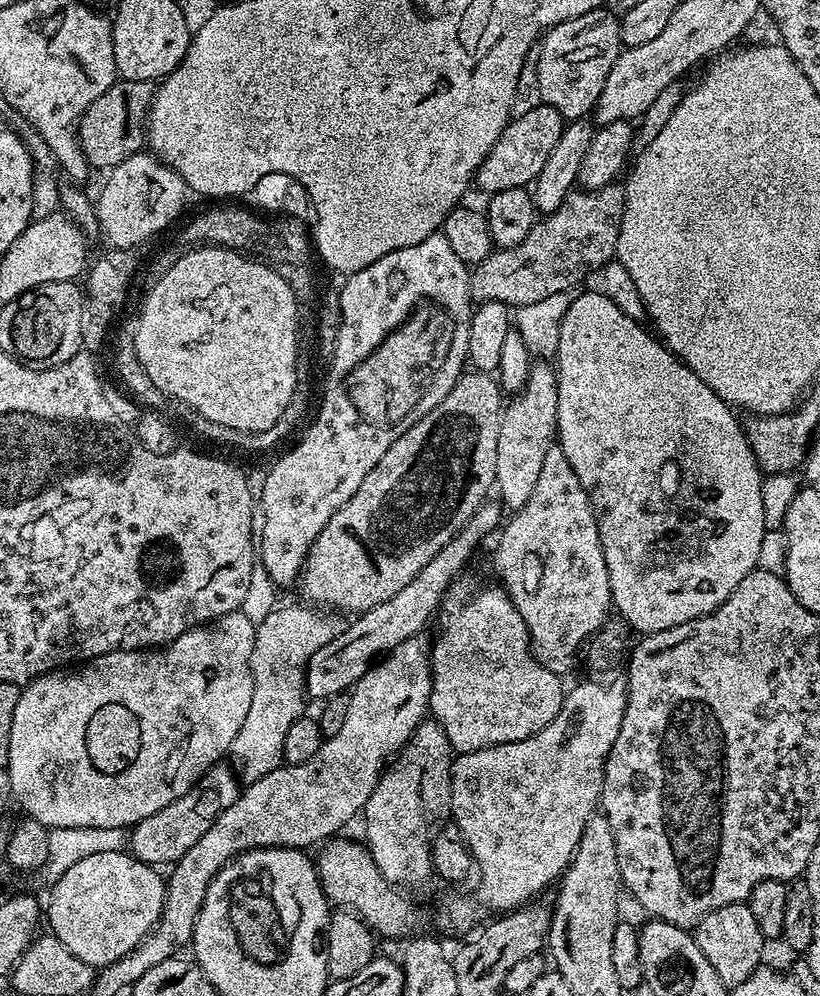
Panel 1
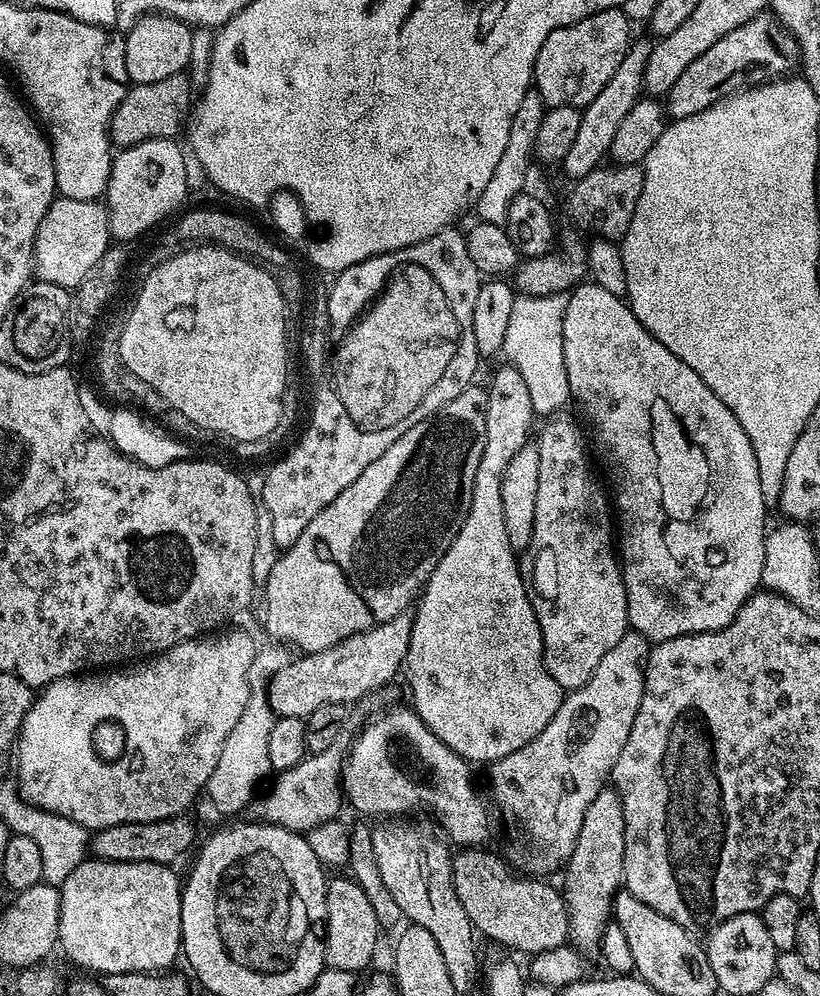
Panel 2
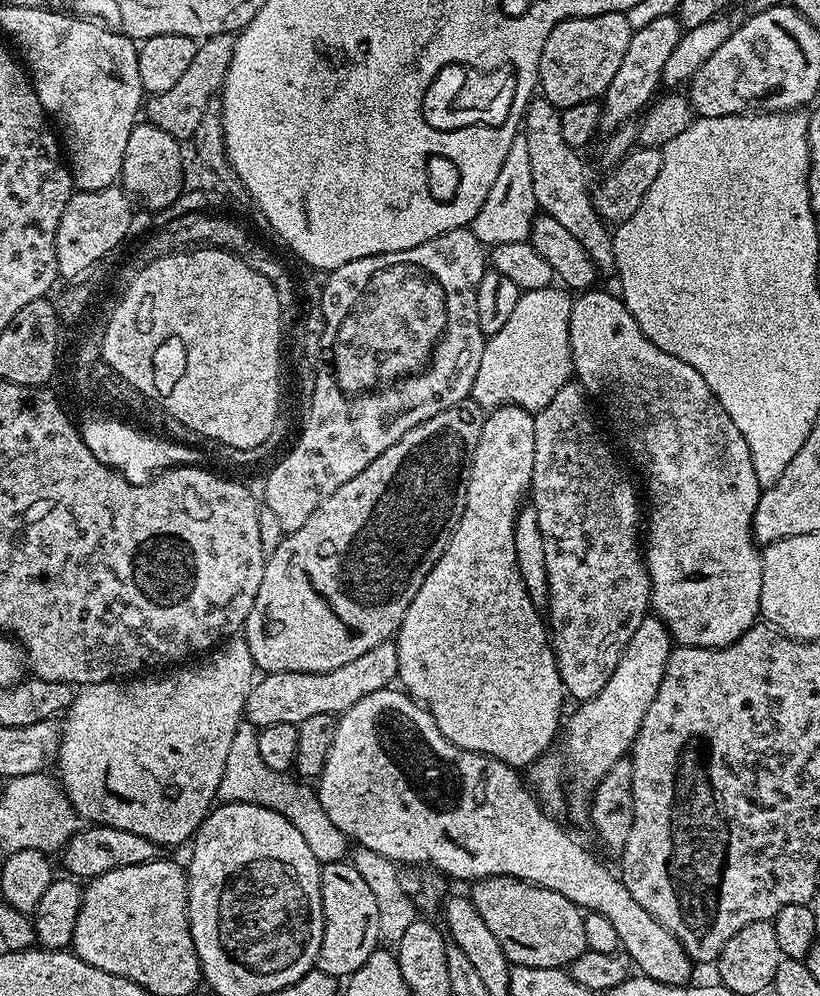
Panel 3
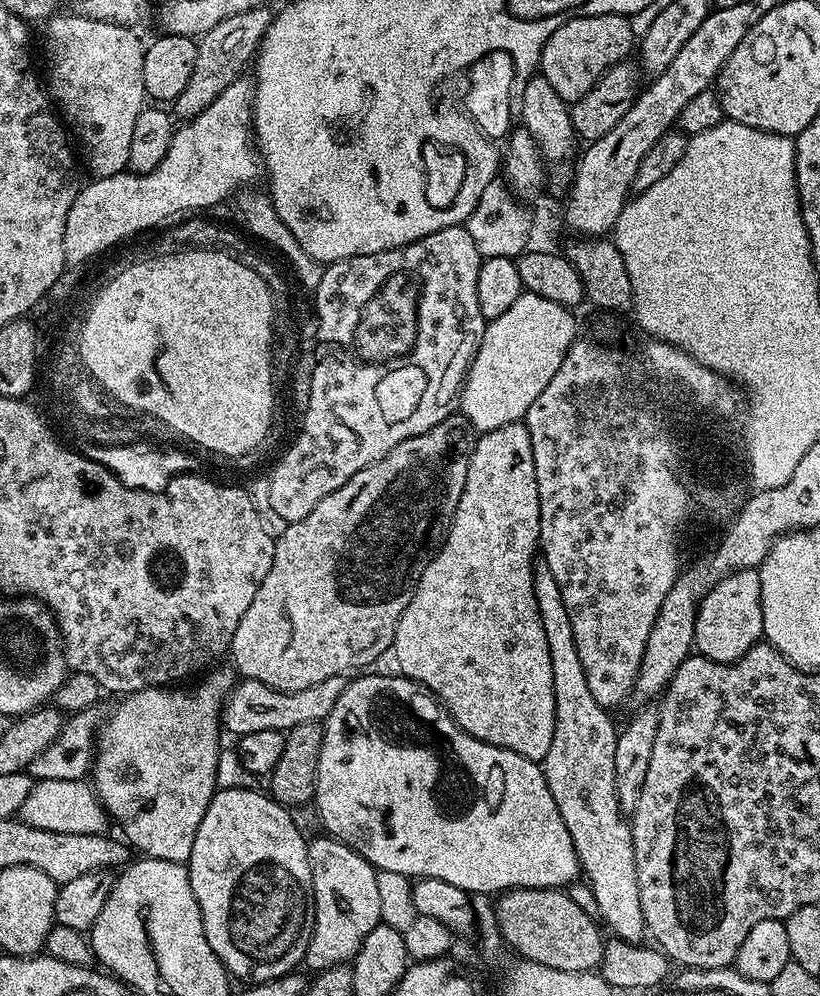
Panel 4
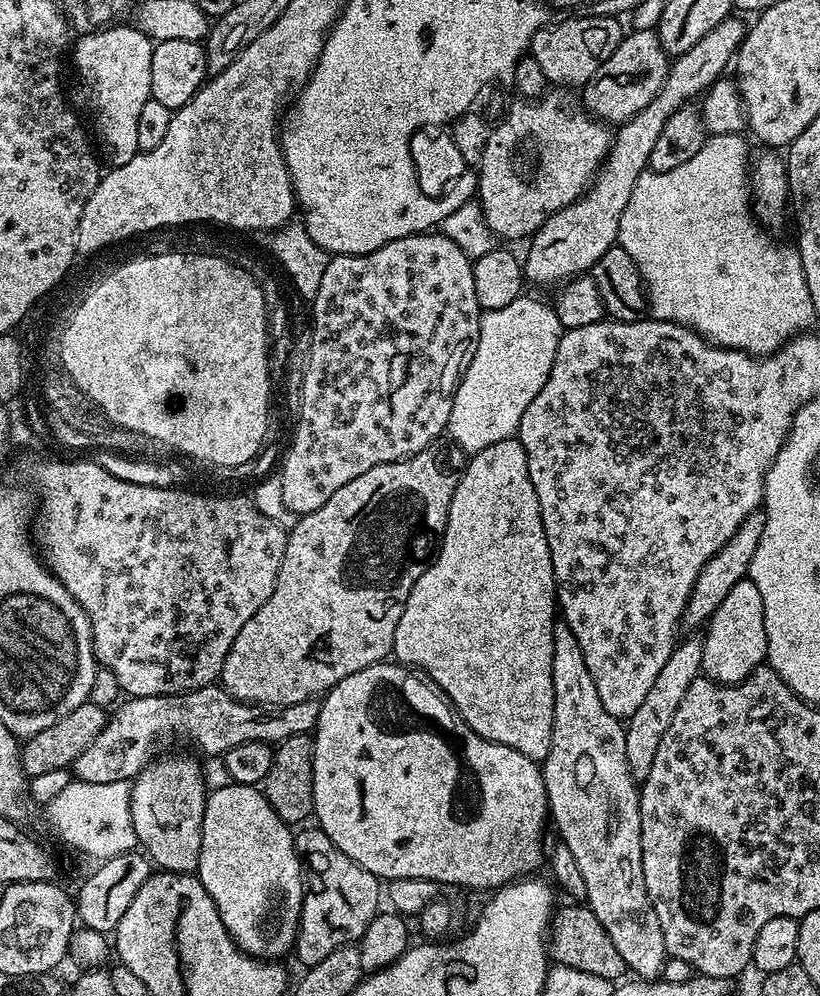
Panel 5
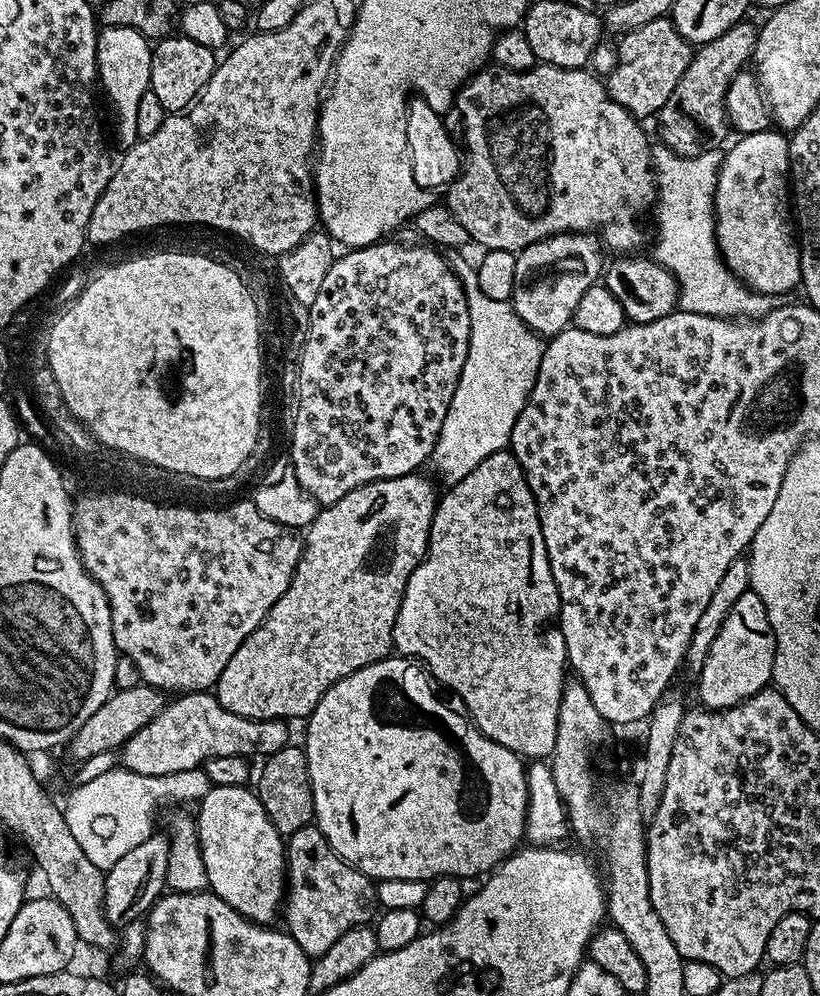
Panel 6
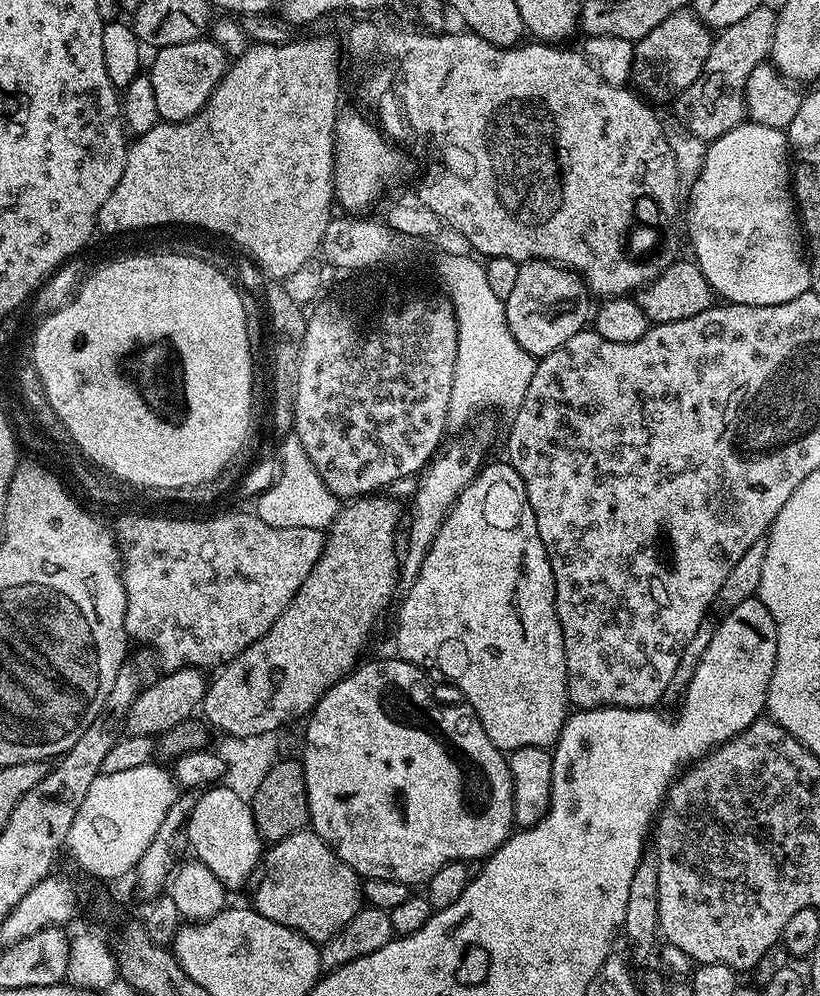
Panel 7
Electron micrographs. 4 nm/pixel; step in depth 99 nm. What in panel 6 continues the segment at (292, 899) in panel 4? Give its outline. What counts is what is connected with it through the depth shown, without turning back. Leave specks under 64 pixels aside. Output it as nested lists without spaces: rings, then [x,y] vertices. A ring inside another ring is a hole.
[[[239,784],[238,786],[213,786],[204,799],[199,801],[200,813],[195,813],[194,819],[202,862],[206,862],[206,878],[208,888],[226,902],[238,914],[252,920],[255,924],[271,925],[272,920],[281,915],[282,905],[286,899],[286,840],[280,831],[270,822],[266,810],[262,810],[262,802],[256,797],[251,787]]]

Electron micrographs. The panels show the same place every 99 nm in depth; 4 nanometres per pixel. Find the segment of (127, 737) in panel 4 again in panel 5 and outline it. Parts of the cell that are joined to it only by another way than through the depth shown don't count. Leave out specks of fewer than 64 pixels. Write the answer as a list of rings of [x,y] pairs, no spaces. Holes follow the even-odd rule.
[[[164,756],[153,759],[130,784],[130,818],[134,822],[134,834],[139,847],[146,853],[148,860],[157,869],[166,872],[196,872],[200,861],[202,846],[202,818],[208,801],[204,786],[201,761],[191,760],[188,756]]]

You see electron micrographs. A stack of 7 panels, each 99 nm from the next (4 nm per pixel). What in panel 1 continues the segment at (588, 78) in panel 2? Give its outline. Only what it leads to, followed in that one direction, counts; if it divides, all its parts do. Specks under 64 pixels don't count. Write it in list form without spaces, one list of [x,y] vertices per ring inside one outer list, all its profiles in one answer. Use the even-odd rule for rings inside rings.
[[[607,7],[595,8],[590,10],[590,14],[570,18],[543,33],[542,43],[538,48],[540,60],[535,61],[538,70],[538,86],[542,90],[543,103],[554,106],[554,110],[558,110],[558,114],[562,114],[565,121],[585,119],[595,109],[603,87],[606,85],[606,78],[610,75],[611,67],[621,54],[620,16],[608,11]]]

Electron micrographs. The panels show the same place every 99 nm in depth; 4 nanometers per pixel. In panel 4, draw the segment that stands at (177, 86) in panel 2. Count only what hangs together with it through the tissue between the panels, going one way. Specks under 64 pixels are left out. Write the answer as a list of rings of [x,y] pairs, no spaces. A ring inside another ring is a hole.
[[[265,6],[234,14],[226,18],[226,22],[218,22],[214,30],[205,32],[199,37],[194,74],[190,74],[190,82],[186,82],[186,90],[182,90],[182,94],[178,94],[178,98],[174,101],[177,112],[175,115],[177,117],[180,115],[181,121],[187,122],[202,114],[202,110],[206,110],[206,106],[210,106],[210,102],[214,102],[214,98],[218,98],[218,94],[226,90],[226,86],[230,86],[245,75],[244,67],[247,64],[249,67],[253,63],[262,38],[272,21],[274,12],[270,8]]]

